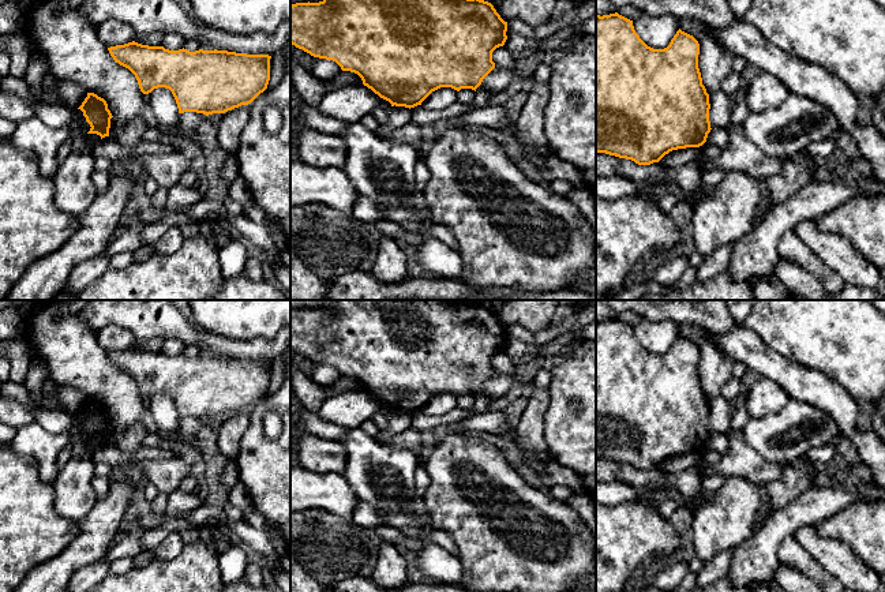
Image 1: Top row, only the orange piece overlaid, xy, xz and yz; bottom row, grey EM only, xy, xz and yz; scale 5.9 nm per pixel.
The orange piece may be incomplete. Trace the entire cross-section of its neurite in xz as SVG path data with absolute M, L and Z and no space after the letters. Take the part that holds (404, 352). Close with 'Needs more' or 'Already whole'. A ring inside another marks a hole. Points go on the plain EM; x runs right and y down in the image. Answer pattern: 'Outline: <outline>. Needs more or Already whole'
Outline: M319 300L319 308L290 311L290 349L314 363L335 367L342 376L357 379L363 390L391 412L415 413L435 396L476 394L495 374L492 357L503 352L507 327L494 311L477 303L427 303L425 300Z. Already whole

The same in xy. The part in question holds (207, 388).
Outline: M135 346L108 353L116 368L128 374L136 383L143 400L154 394L169 394L176 405L179 419L196 417L206 421L225 419L251 409L267 394L270 386L269 360L247 360L228 356L169 356Z. Already whole

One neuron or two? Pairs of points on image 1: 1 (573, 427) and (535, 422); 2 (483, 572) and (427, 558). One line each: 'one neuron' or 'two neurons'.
1: two neurons
2: two neurons

